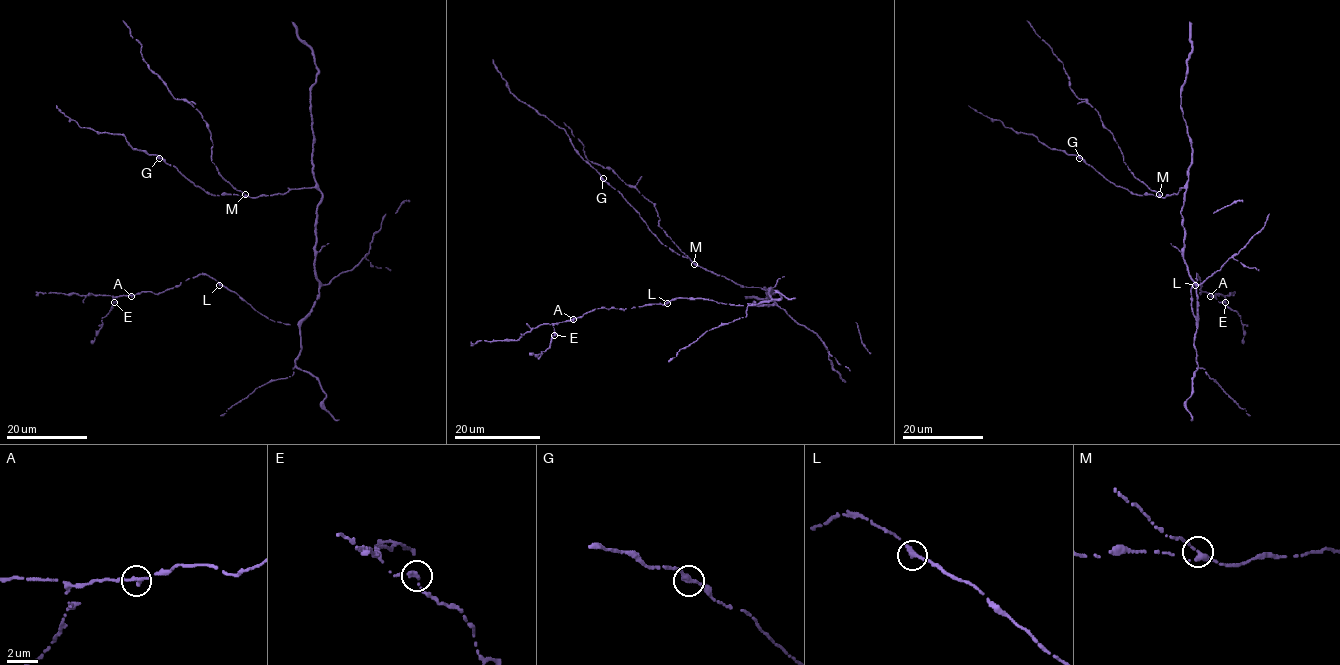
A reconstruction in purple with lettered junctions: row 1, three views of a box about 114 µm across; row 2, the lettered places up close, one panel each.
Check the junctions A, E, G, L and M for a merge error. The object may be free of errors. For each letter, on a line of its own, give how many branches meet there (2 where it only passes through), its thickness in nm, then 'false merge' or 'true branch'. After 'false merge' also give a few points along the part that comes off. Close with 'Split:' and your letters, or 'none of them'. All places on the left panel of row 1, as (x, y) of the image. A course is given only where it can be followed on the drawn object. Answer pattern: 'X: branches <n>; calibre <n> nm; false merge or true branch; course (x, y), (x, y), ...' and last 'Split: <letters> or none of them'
A: branches 2; calibre 300 nm; true branch
E: branches 2; calibre 280 nm; false merge; course (114, 303), (91, 343)
G: branches 2; calibre 300 nm; true branch
L: branches 2; calibre 300 nm; true branch
M: branches 2; calibre 320 nm; true branch
Split: E

